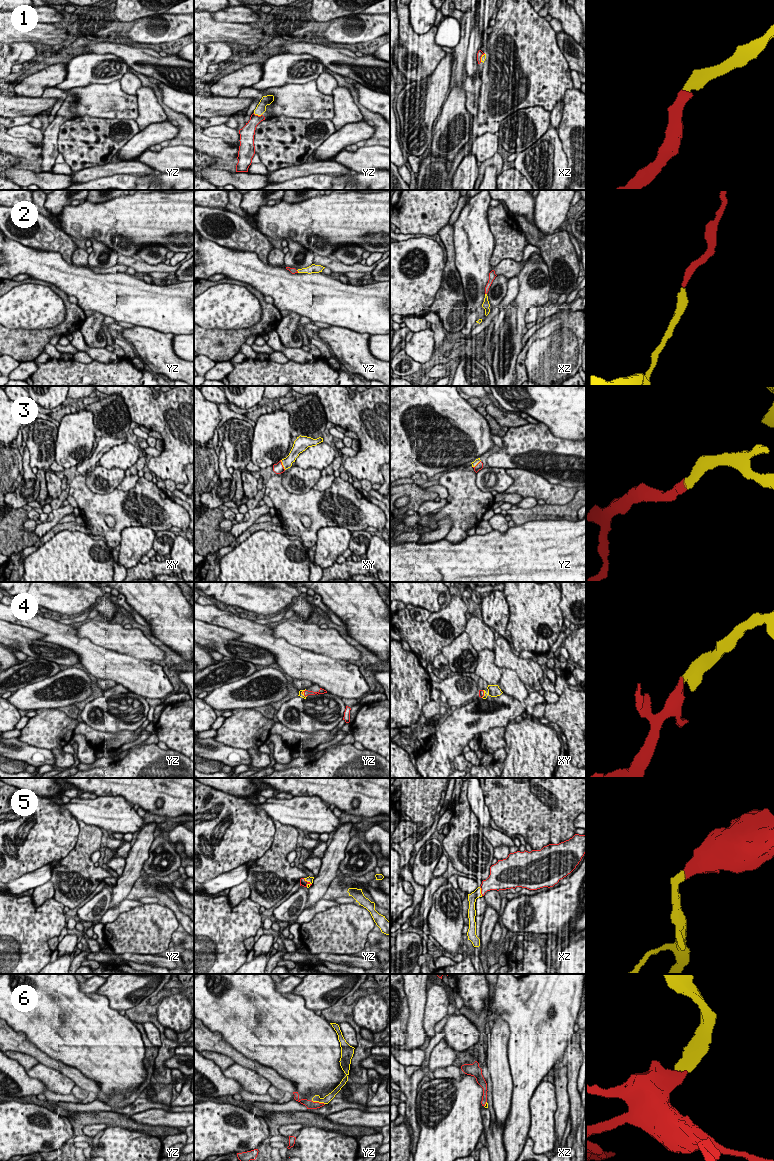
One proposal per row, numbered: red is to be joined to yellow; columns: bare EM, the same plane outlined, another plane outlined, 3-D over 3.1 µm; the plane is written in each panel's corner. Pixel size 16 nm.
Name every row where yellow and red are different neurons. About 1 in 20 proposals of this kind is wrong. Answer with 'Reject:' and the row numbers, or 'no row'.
Reject: no row

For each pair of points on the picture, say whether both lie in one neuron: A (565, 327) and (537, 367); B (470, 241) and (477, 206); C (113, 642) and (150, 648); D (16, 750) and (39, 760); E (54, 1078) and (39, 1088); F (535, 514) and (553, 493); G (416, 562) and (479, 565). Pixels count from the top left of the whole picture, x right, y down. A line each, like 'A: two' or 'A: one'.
A: one
B: one
C: one
D: one
E: two
F: two
G: one

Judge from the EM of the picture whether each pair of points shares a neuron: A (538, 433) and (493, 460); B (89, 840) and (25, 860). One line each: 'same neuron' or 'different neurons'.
A: same neuron
B: different neurons

